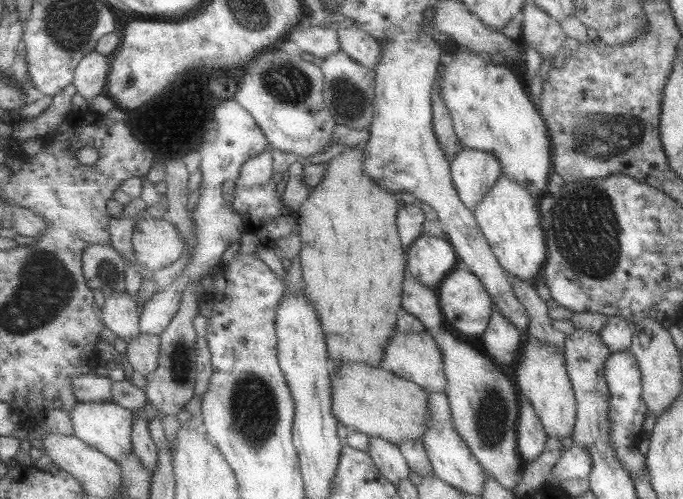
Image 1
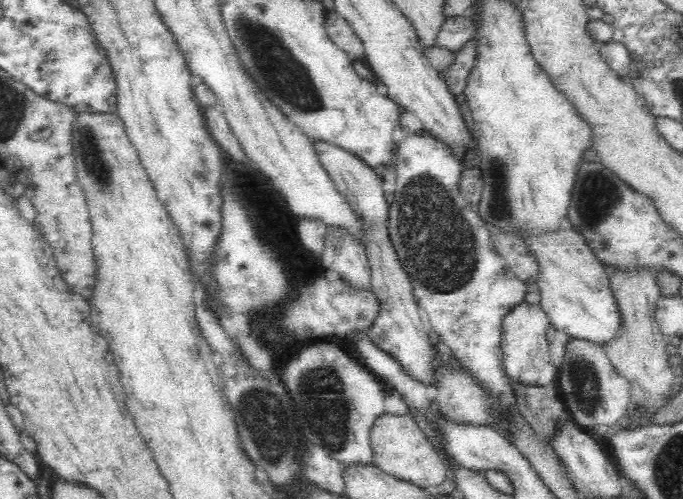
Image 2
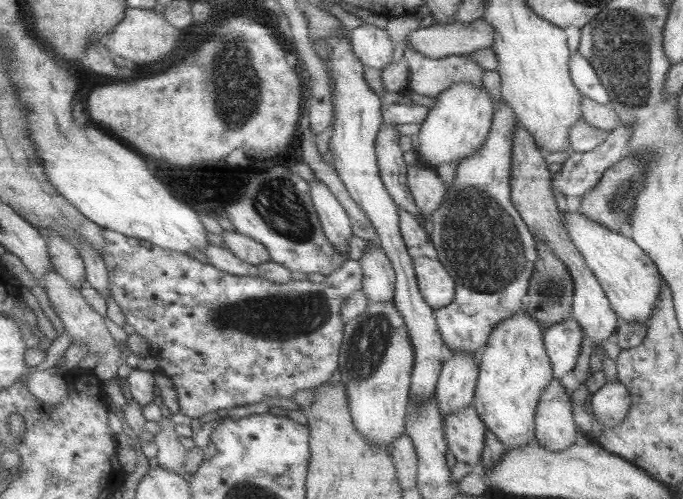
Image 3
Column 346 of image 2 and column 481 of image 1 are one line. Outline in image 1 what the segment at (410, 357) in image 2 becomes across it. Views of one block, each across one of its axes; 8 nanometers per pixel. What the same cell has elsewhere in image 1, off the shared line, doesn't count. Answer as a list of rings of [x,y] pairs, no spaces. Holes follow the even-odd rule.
[[[463,148],[451,161],[459,196],[475,212],[502,177],[501,161],[490,152],[474,148]]]

